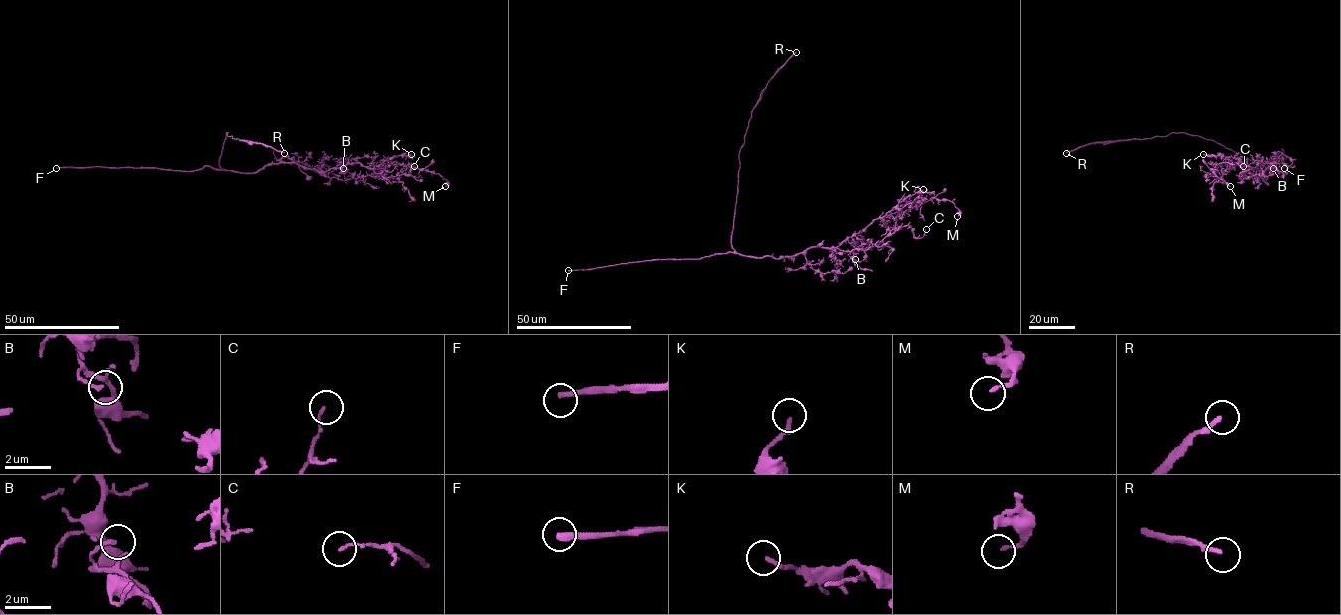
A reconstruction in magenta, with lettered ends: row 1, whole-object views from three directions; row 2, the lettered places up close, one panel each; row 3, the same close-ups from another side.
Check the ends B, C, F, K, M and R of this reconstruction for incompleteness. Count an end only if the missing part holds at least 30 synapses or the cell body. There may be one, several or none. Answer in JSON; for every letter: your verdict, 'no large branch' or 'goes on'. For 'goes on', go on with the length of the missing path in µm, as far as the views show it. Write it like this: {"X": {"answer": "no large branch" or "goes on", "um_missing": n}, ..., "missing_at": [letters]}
{"B": {"answer": "no large branch"}, "C": {"answer": "no large branch"}, "F": {"answer": "no large branch"}, "K": {"answer": "no large branch"}, "M": {"answer": "no large branch"}, "R": {"answer": "goes on", "um_missing": 15}, "missing_at": ["R"]}

